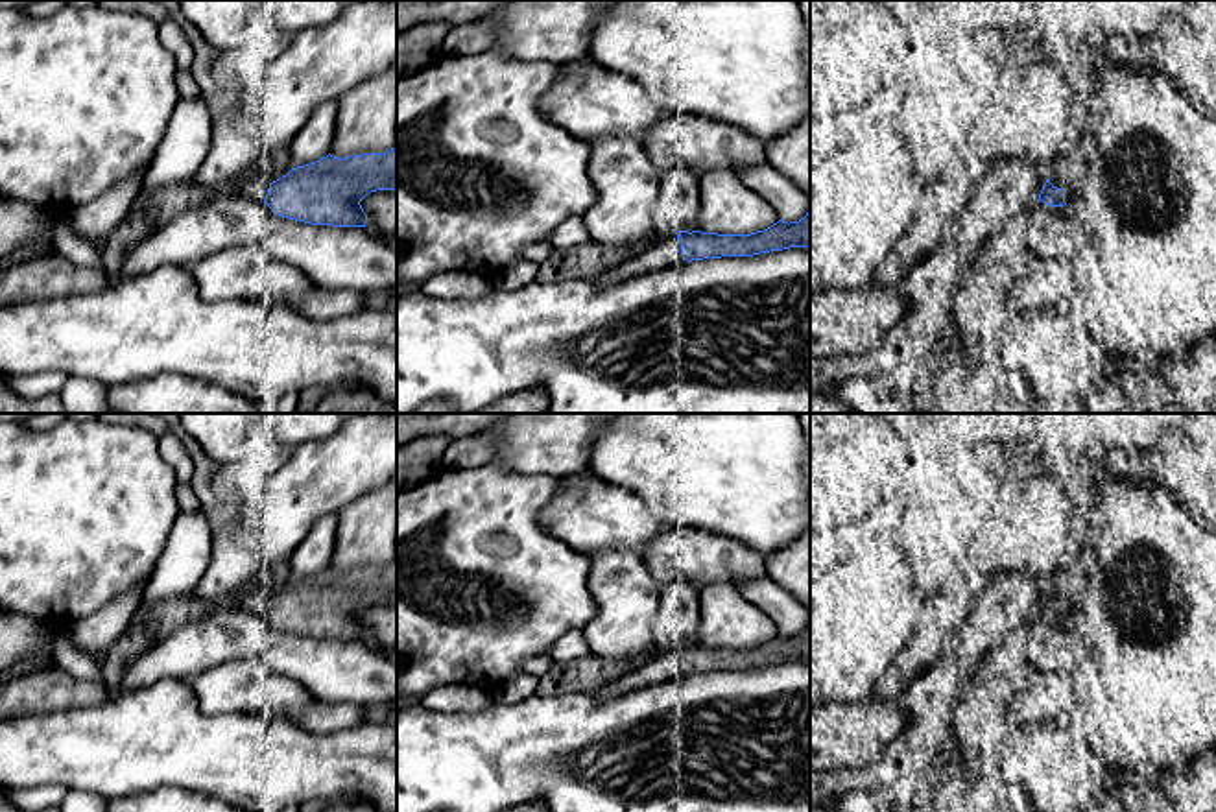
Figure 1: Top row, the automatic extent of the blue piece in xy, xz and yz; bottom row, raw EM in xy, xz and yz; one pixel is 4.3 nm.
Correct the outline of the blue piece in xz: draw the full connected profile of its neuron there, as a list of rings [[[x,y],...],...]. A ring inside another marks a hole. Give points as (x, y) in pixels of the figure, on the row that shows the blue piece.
[[[810,207],[799,221],[779,220],[764,231],[751,234],[718,234],[701,231],[668,231],[650,244],[650,247],[614,266],[594,279],[596,288],[613,288],[620,282],[633,281],[679,264],[721,258],[721,257],[753,257],[790,247],[810,249]]]

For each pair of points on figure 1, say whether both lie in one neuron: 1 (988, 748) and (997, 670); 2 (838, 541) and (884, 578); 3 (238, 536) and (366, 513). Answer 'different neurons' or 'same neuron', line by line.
1: same neuron
2: different neurons
3: different neurons

